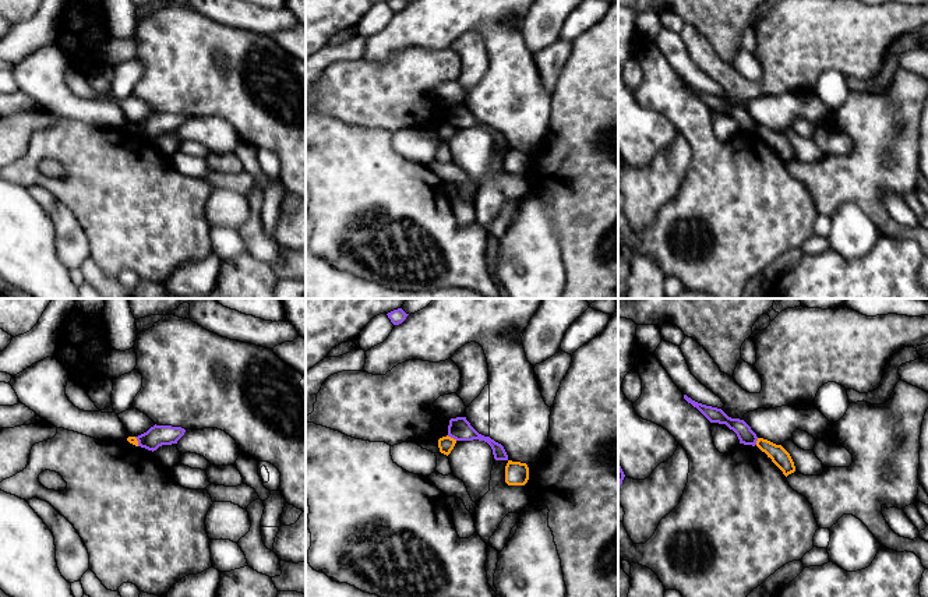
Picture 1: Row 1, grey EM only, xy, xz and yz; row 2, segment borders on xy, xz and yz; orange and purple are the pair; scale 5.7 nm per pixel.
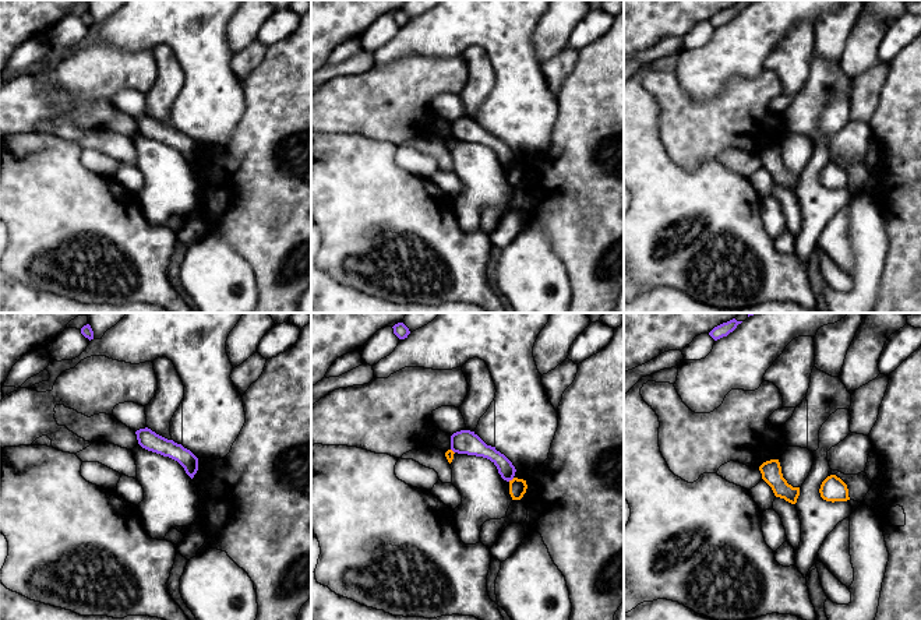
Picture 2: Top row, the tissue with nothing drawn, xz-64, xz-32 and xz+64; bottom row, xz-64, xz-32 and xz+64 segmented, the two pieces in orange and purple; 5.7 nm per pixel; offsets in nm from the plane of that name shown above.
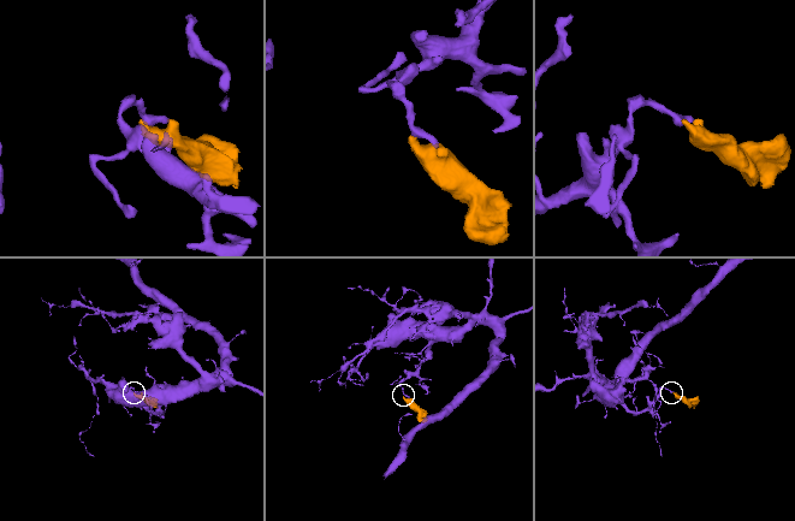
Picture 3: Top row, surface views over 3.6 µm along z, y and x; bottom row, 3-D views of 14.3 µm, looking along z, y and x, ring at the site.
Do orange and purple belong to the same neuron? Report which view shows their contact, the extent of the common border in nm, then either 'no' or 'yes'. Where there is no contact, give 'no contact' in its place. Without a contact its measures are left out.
meets orange in xz; contact 70 nm long; no

